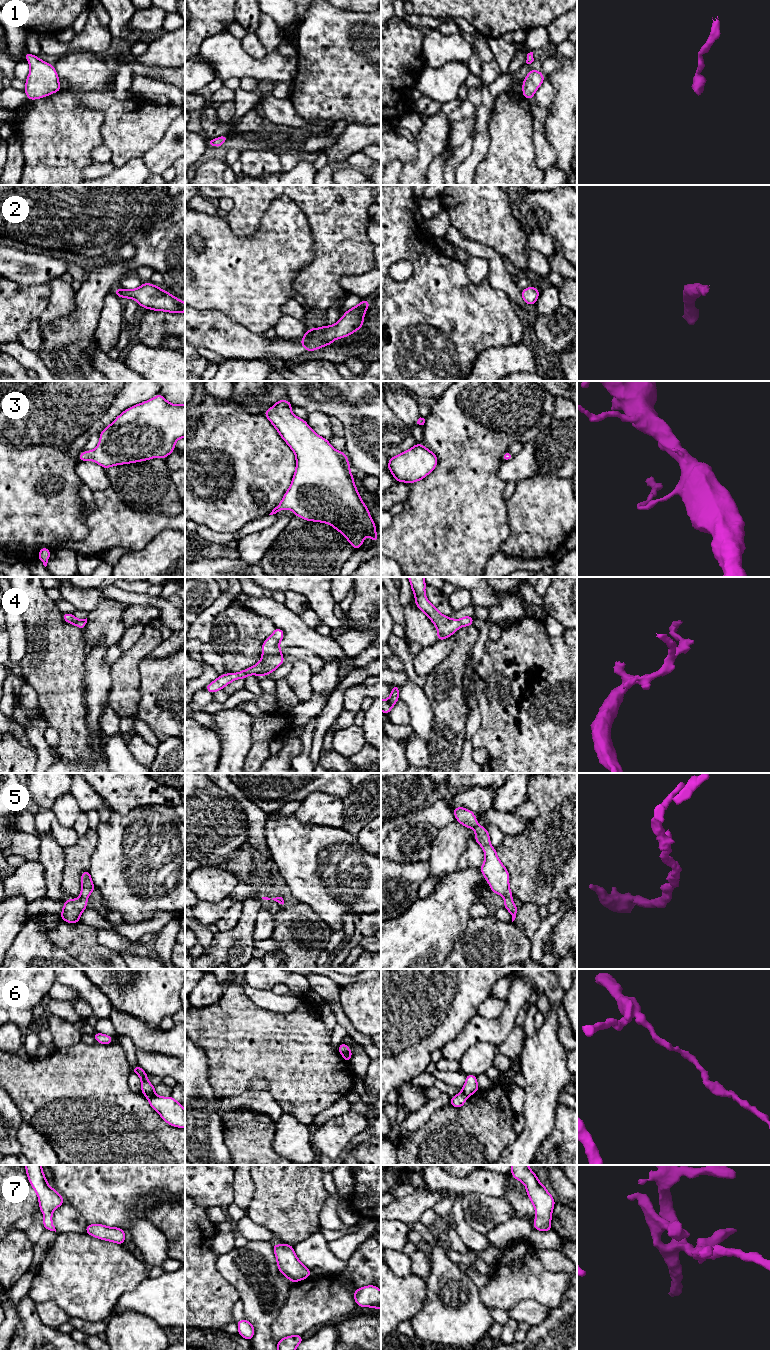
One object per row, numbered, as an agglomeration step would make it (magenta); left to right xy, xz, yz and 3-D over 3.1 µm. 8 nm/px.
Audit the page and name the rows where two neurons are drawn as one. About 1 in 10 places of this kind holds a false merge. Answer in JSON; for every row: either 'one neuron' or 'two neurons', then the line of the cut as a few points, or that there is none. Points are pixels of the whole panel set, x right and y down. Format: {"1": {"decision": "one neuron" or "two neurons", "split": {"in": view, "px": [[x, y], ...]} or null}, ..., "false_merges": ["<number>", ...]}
{"1": {"decision": "one neuron", "split": null}, "2": {"decision": "one neuron", "split": null}, "3": {"decision": "one neuron", "split": null}, "4": {"decision": "one neuron", "split": null}, "5": {"decision": "one neuron", "split": null}, "6": {"decision": "two neurons", "split": {"in": "xz", "px": [[341, 1052], [351, 1055]]}}, "7": {"decision": "one neuron", "split": null}, "false_merges": ["6"]}

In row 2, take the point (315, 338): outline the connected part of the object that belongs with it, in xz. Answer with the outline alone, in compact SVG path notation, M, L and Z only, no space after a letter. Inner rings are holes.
M362 300L357 306L347 310L333 326L310 328L300 338L303 340L300 346L305 347L307 352L312 352L326 345L331 345L335 339L353 334L359 328L363 328L364 315L369 306L368 300Z

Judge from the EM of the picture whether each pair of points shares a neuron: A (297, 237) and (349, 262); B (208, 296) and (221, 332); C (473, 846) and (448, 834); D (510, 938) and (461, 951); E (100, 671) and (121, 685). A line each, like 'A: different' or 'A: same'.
A: different
B: different
C: different
D: same
E: different

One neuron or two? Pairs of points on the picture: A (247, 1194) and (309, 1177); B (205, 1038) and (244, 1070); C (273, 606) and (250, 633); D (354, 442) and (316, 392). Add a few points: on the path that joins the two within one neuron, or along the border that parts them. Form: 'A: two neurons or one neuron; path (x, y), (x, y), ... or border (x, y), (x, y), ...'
A: two neurons; border (251, 1175), (254, 1185), (254, 1196), (247, 1210)
B: one neuron; path (215, 1041), (234, 1060)
C: two neurons; border (243, 606), (267, 617), (275, 627)
D: one neuron; path (354, 428), (354, 424), (330, 400)

